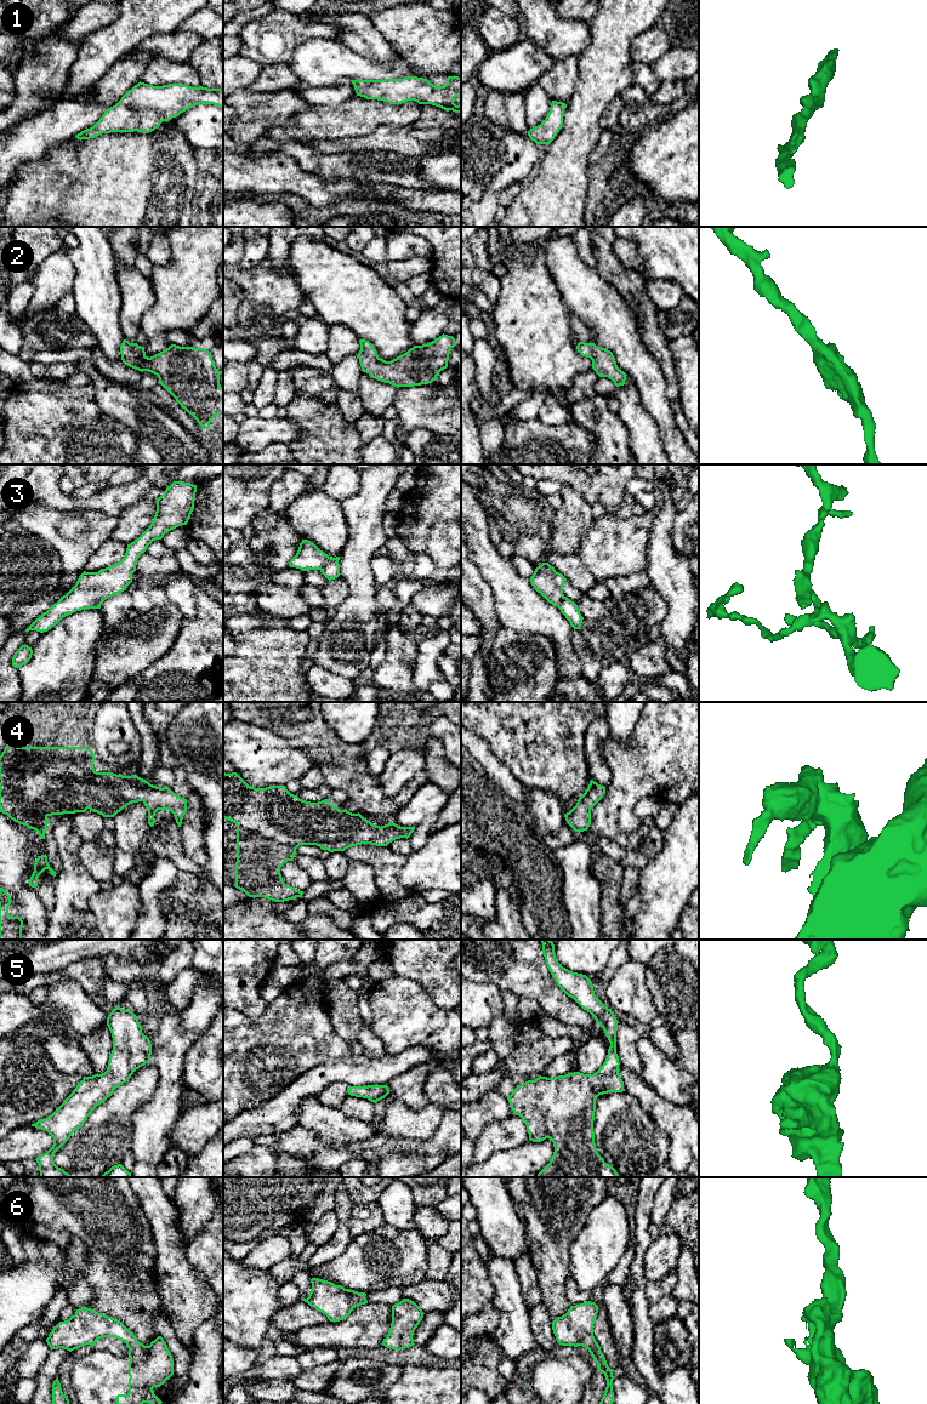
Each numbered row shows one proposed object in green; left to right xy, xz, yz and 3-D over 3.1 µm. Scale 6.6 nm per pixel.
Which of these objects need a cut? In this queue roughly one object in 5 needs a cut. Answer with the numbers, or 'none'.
3

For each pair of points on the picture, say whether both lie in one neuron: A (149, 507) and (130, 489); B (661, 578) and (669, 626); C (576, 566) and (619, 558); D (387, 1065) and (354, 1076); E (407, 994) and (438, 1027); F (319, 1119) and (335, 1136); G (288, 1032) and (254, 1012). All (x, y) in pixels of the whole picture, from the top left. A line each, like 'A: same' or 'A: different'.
A: different
B: same
C: different
D: same
E: same
F: same
G: different

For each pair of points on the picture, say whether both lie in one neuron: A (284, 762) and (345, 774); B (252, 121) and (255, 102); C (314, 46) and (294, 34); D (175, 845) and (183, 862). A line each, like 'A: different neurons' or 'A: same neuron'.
A: different neurons
B: same neuron
C: different neurons
D: same neuron

